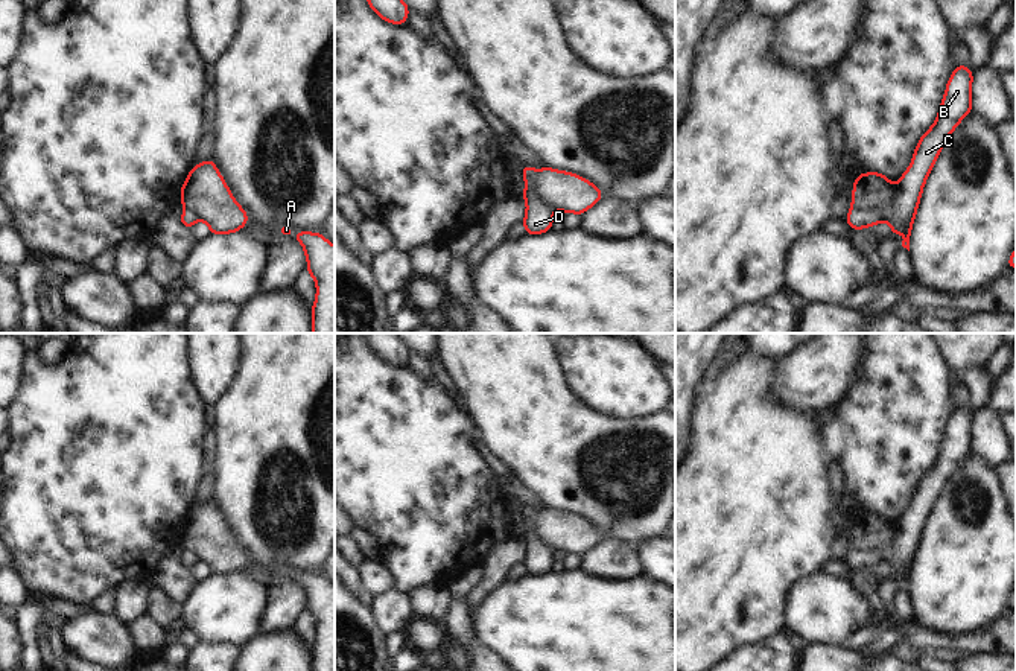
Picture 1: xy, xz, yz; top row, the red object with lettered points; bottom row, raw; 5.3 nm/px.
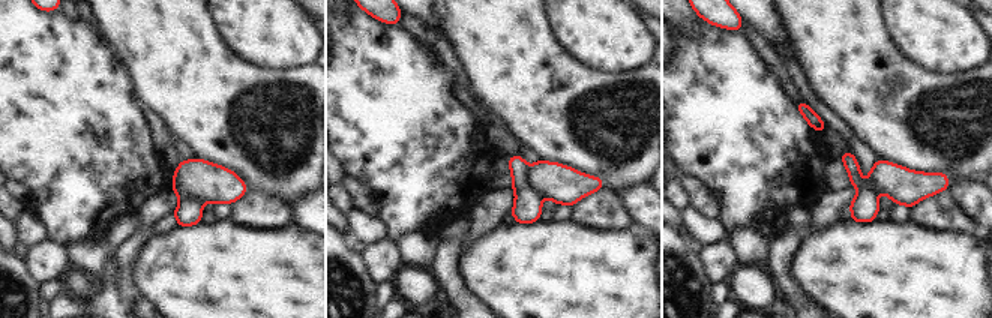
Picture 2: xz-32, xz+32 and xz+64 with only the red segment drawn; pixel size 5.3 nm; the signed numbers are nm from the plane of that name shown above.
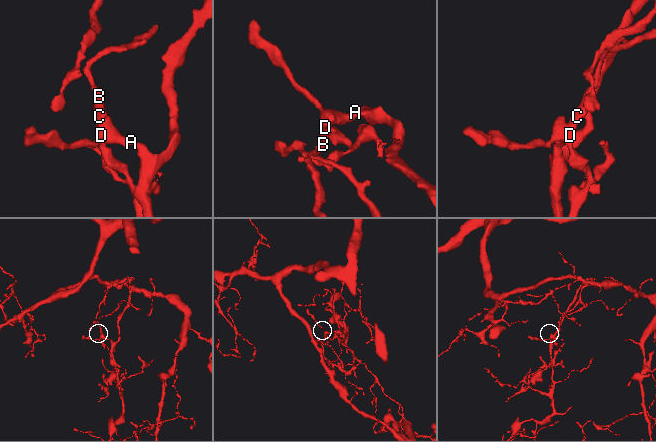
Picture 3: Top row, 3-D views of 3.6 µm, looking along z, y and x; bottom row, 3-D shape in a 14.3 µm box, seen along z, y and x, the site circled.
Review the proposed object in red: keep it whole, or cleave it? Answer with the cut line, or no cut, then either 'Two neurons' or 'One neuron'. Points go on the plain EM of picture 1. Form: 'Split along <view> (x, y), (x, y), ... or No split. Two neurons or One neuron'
Split along yz (896, 527), (896, 536), (882, 550), (858, 551), (852, 546). Two neurons.

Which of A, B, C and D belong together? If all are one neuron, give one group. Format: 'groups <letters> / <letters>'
groups A / B C D

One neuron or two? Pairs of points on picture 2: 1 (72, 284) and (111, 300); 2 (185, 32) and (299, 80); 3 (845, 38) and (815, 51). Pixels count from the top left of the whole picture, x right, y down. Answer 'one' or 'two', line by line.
1: two
2: one
3: one

